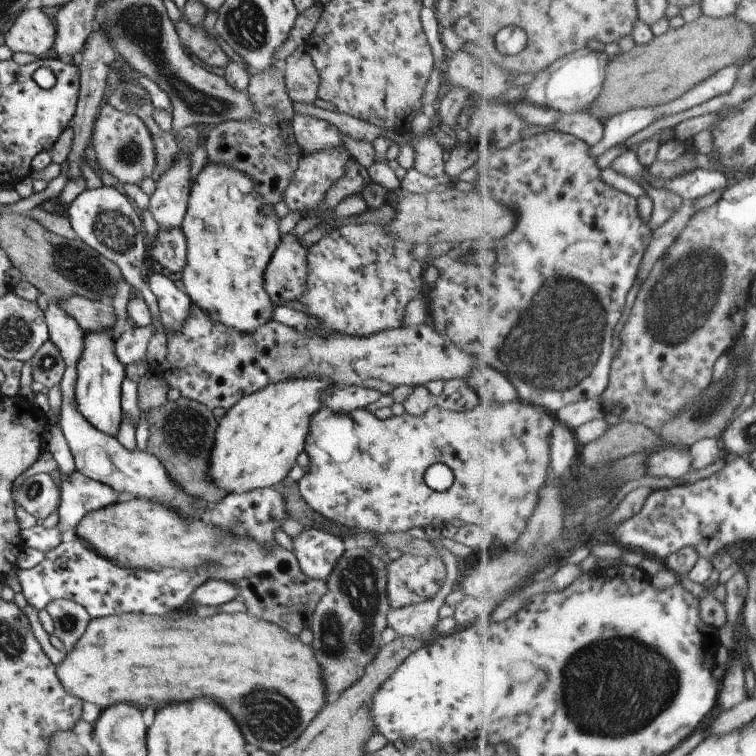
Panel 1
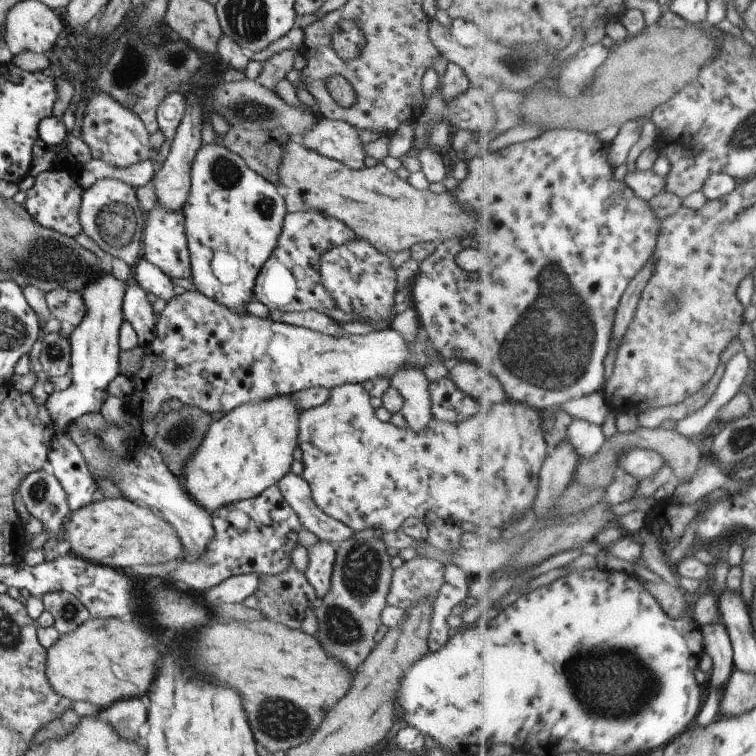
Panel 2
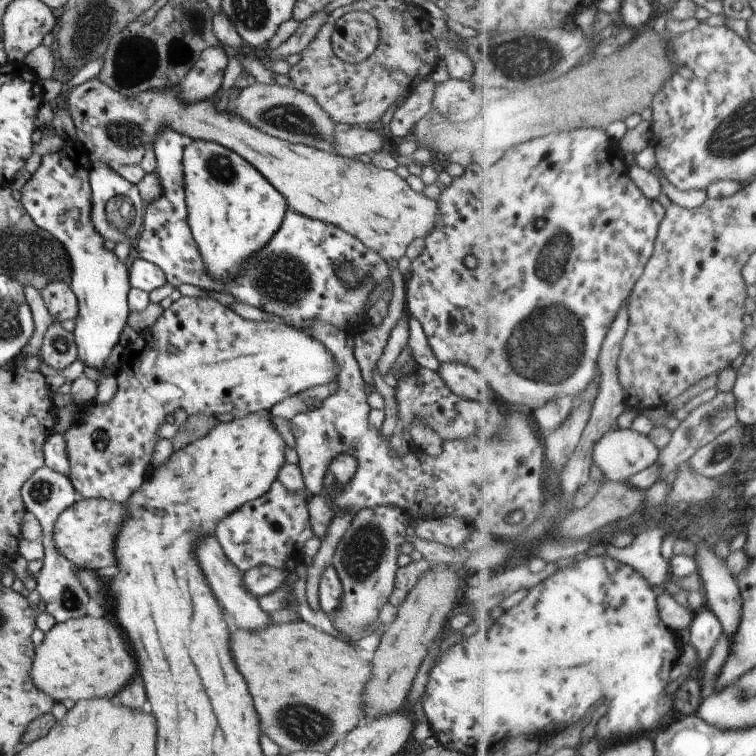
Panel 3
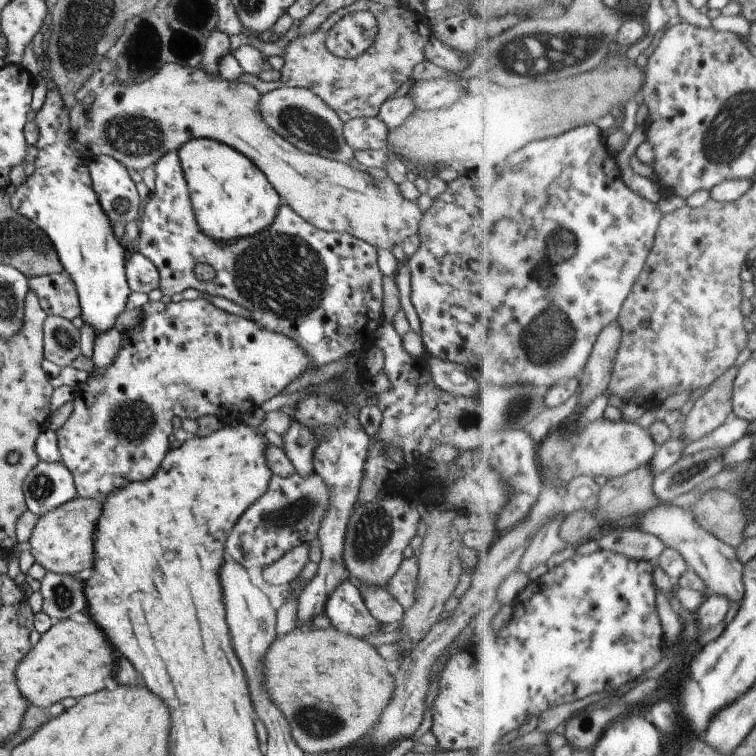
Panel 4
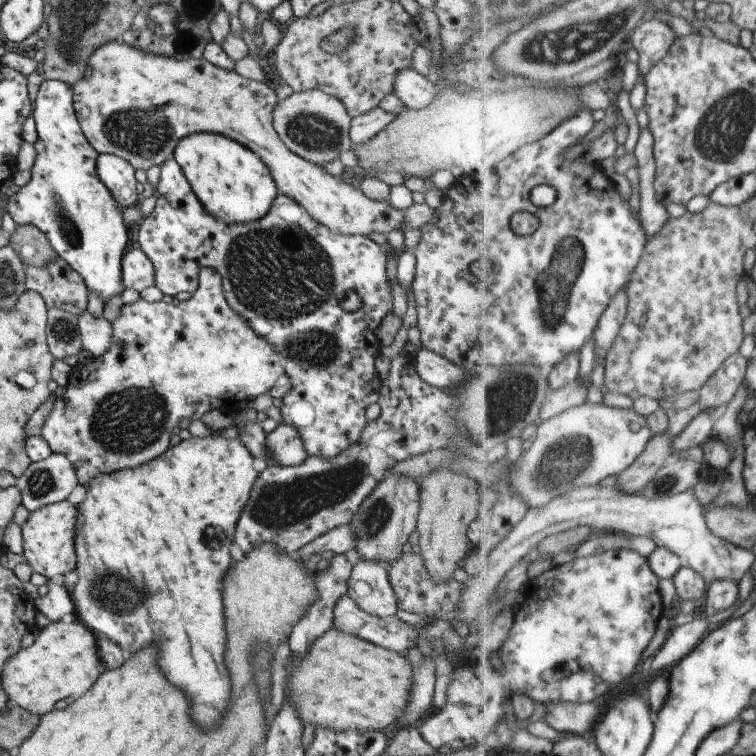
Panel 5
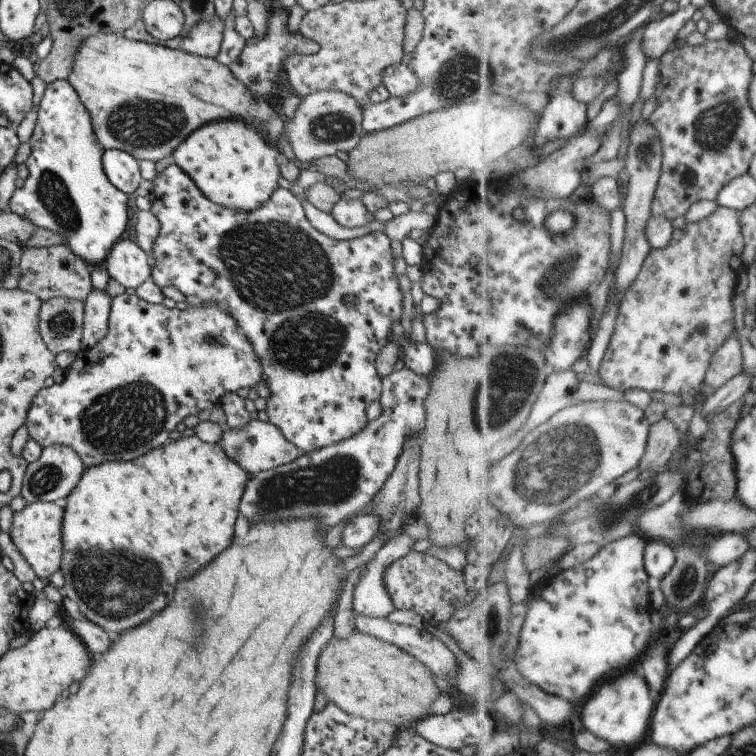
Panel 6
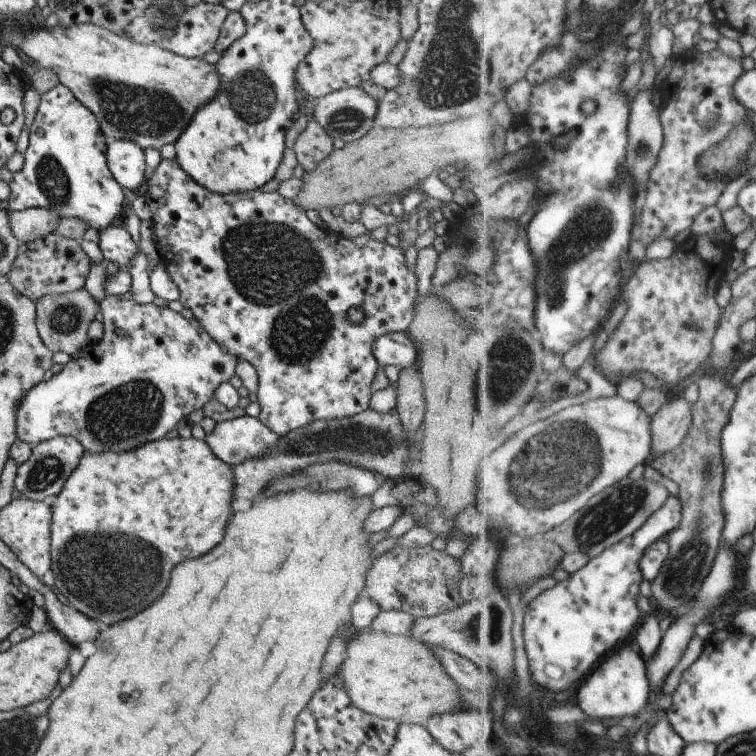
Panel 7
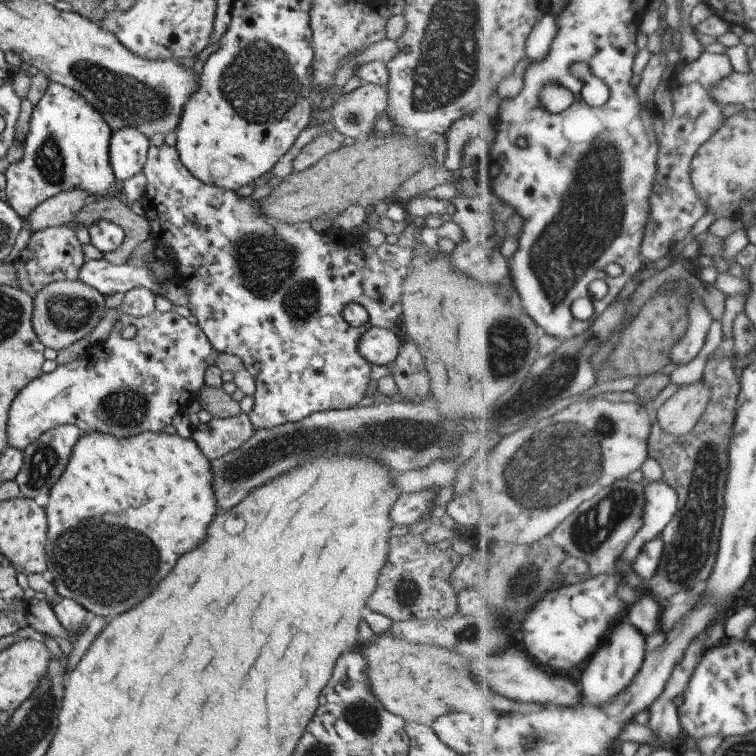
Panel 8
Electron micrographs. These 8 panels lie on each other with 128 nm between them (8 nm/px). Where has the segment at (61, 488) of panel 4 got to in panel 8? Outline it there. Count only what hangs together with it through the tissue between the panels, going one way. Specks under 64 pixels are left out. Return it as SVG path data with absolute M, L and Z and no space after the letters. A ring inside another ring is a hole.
M58 426L56 429L48 430L48 433L42 434L23 451L24 465L15 479L23 497L33 500L38 496L49 495L50 490L66 471L74 446L81 436L82 433L76 429L76 426Z

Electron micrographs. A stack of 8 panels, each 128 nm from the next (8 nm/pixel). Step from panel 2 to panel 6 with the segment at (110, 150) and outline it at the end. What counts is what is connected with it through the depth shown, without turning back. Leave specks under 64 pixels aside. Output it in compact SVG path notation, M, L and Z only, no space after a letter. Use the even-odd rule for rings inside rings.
M99 33L95 36L89 37L78 50L78 53L75 54L75 64L72 70L72 73L68 76L67 82L74 88L74 90L77 91L79 100L82 102L82 105L84 106L84 109L88 112L89 118L91 119L92 124L92 131L94 132L94 137L96 138L96 141L100 144L100 147L104 151L108 150L120 150L123 152L126 152L127 154L130 154L136 161L140 162L142 160L150 160L154 163L158 162L159 160L162 160L163 158L166 158L170 154L173 154L175 152L175 149L186 139L192 132L195 132L196 130L199 130L202 126L217 122L217 121L241 121L242 123L245 123L248 127L253 127L255 129L255 132L270 146L276 149L278 147L280 140L282 138L283 130L285 128L285 118L282 116L279 109L272 108L270 102L266 99L260 99L257 97L248 87L246 87L231 71L228 66L222 65L220 62L217 62L215 59L210 59L207 57L200 57L199 55L192 55L189 53L186 53L185 51L181 51L180 49L170 49L166 46L160 46L160 44L147 44L146 42L137 42L133 39L125 38L121 34L116 33ZM354 193L341 194L330 214L336 223L346 228L367 226L375 220L372 212L368 212L358 195Z

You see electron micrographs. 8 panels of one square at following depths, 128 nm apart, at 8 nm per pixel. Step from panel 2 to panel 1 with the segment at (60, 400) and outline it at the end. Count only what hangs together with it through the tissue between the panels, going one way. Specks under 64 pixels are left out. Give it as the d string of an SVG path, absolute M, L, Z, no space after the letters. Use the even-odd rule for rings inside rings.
M111 330L102 332L86 332L84 350L76 364L76 390L74 402L76 410L96 430L116 437L122 424L121 384L126 377L125 366L116 358L116 348Z

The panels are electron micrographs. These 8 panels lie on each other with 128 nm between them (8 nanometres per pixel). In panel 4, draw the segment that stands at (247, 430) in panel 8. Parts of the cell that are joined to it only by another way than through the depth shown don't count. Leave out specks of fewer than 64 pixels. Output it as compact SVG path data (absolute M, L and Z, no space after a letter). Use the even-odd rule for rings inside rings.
M293 420L286 433L282 435L283 452L292 465L295 472L302 477L308 477L315 472L314 454L319 440L317 434L299 421Z

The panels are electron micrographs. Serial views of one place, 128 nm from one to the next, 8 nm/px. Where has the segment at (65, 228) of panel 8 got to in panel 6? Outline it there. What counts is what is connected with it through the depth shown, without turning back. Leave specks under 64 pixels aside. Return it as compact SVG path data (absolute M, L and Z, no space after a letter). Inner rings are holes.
M64 244L34 249L23 247L21 276L18 288L36 294L43 302L52 298L66 298L84 302L91 294L91 268L80 261Z

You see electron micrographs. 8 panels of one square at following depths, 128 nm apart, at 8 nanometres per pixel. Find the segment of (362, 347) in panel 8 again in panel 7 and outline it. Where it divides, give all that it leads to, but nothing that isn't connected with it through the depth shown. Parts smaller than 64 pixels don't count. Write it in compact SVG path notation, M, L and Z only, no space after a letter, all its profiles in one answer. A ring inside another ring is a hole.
M407 331L383 335L374 342L373 352L377 362L384 367L394 365L408 369L418 365L419 352Z

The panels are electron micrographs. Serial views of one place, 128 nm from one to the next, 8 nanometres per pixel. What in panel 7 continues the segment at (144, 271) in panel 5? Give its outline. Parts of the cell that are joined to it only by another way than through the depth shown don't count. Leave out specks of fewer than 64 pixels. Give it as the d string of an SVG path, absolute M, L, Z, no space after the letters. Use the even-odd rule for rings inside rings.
M113 225L98 233L94 239L106 262L114 262L121 272L129 274L129 263L139 252L129 231L124 226Z

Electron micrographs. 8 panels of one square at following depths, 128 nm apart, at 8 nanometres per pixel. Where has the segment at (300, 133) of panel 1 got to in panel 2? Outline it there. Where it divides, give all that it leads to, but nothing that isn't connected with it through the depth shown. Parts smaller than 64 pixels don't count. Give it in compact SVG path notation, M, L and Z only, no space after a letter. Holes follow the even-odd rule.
M320 117L318 122L299 138L302 146L340 160L352 170L364 168L366 144L360 140L359 130L344 121L328 120Z

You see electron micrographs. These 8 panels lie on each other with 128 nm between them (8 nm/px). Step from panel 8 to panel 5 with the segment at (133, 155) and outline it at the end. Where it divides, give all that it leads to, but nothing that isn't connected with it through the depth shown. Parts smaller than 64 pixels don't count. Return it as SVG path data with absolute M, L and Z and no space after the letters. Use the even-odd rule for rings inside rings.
M98 153L96 171L120 209L139 204L141 197L136 188L135 169L127 161L109 153Z

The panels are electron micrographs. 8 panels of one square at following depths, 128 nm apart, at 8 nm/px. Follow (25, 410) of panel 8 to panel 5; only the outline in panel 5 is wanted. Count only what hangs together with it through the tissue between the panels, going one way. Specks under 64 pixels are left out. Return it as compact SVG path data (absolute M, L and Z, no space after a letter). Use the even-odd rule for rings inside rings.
M210 267L201 269L198 272L198 289L185 302L180 302L180 304L166 304L162 301L148 303L139 299L136 303L122 307L120 317L114 320L112 327L114 337L108 352L100 358L94 357L90 364L82 366L78 363L72 368L70 380L66 386L67 389L65 389L67 395L57 397L53 412L46 420L40 434L47 440L50 449L54 453L62 454L68 458L74 468L78 483L82 487L86 487L93 479L101 475L113 474L125 469L136 469L164 454L168 448L171 448L170 439L173 429L183 418L189 418L191 421L202 419L212 410L218 410L231 416L248 407L252 398L268 394L271 388L280 385L286 378L283 360L276 352L275 346L256 334L244 321L244 318L232 311L223 294L222 275Z

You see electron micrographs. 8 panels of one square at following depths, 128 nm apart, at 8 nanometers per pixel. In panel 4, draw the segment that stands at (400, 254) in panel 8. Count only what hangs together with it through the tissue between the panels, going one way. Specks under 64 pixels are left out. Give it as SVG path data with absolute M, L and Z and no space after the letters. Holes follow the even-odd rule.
M178 150L169 151L167 154L164 154L162 158L160 158L153 166L156 171L156 188L154 188L153 193L149 197L149 199L143 204L142 207L142 214L139 222L139 232L140 236L138 236L138 250L139 252L145 257L149 259L149 262L152 262L156 269L158 270L161 282L159 283L159 289L162 291L163 295L167 296L174 296L174 294L180 294L183 290L187 288L195 288L200 290L200 292L205 292L206 294L218 295L224 297L236 304L248 309L252 313L252 320L256 322L262 328L268 328L272 331L287 335L289 338L292 338L296 343L299 344L300 347L303 348L304 351L307 352L308 355L311 356L311 368L319 368L320 366L324 366L332 361L340 360L340 358L344 358L345 356L354 356L354 359L350 360L350 363L346 366L346 371L339 377L335 378L339 381L346 381L349 384L349 388L340 395L335 395L332 397L326 396L317 396L317 395L307 395L300 403L293 405L292 408L295 409L295 418L294 420L299 421L306 427L312 429L317 434L317 439L319 440L319 444L315 449L314 454L314 469L315 474L319 475L319 478L324 482L324 485L329 489L329 506L326 508L325 514L321 519L319 530L317 533L318 544L320 544L320 548L322 549L322 560L318 564L318 573L314 576L314 579L303 588L301 595L298 598L298 606L297 606L297 626L301 627L302 625L310 625L314 627L310 620L317 615L324 613L325 603L328 599L328 596L343 582L349 580L348 574L345 572L345 567L343 564L342 559L342 552L343 552L343 545L345 540L345 533L347 530L347 523L348 518L350 518L351 514L353 513L354 503L356 502L356 498L359 492L360 482L363 477L363 471L365 468L365 461L367 460L367 453L370 450L371 442L369 437L365 434L365 431L359 426L358 423L358 416L359 410L351 406L343 406L341 403L337 402L337 400L341 396L345 395L355 395L364 391L365 380L367 379L368 372L364 366L364 358L368 352L368 350L374 345L376 339L376 332L377 329L380 327L382 320L384 320L382 306L383 306L383 280L384 276L382 272L378 269L377 266L377 249L370 244L364 242L364 240L355 238L347 233L338 233L337 231L329 232L318 229L314 227L311 223L305 222L290 206L287 206L285 203L282 203L279 207L277 218L275 222L264 231L261 231L258 235L254 234L253 236L239 239L235 241L233 244L224 245L214 241L213 239L208 239L197 226L192 208L191 208L191 201L189 196L189 191L187 190L187 183L185 180L185 175L183 174L181 163L179 160ZM197 264L209 264L214 271L216 271L216 277L211 282L200 282L196 279L196 274L194 273L194 269L196 268Z

